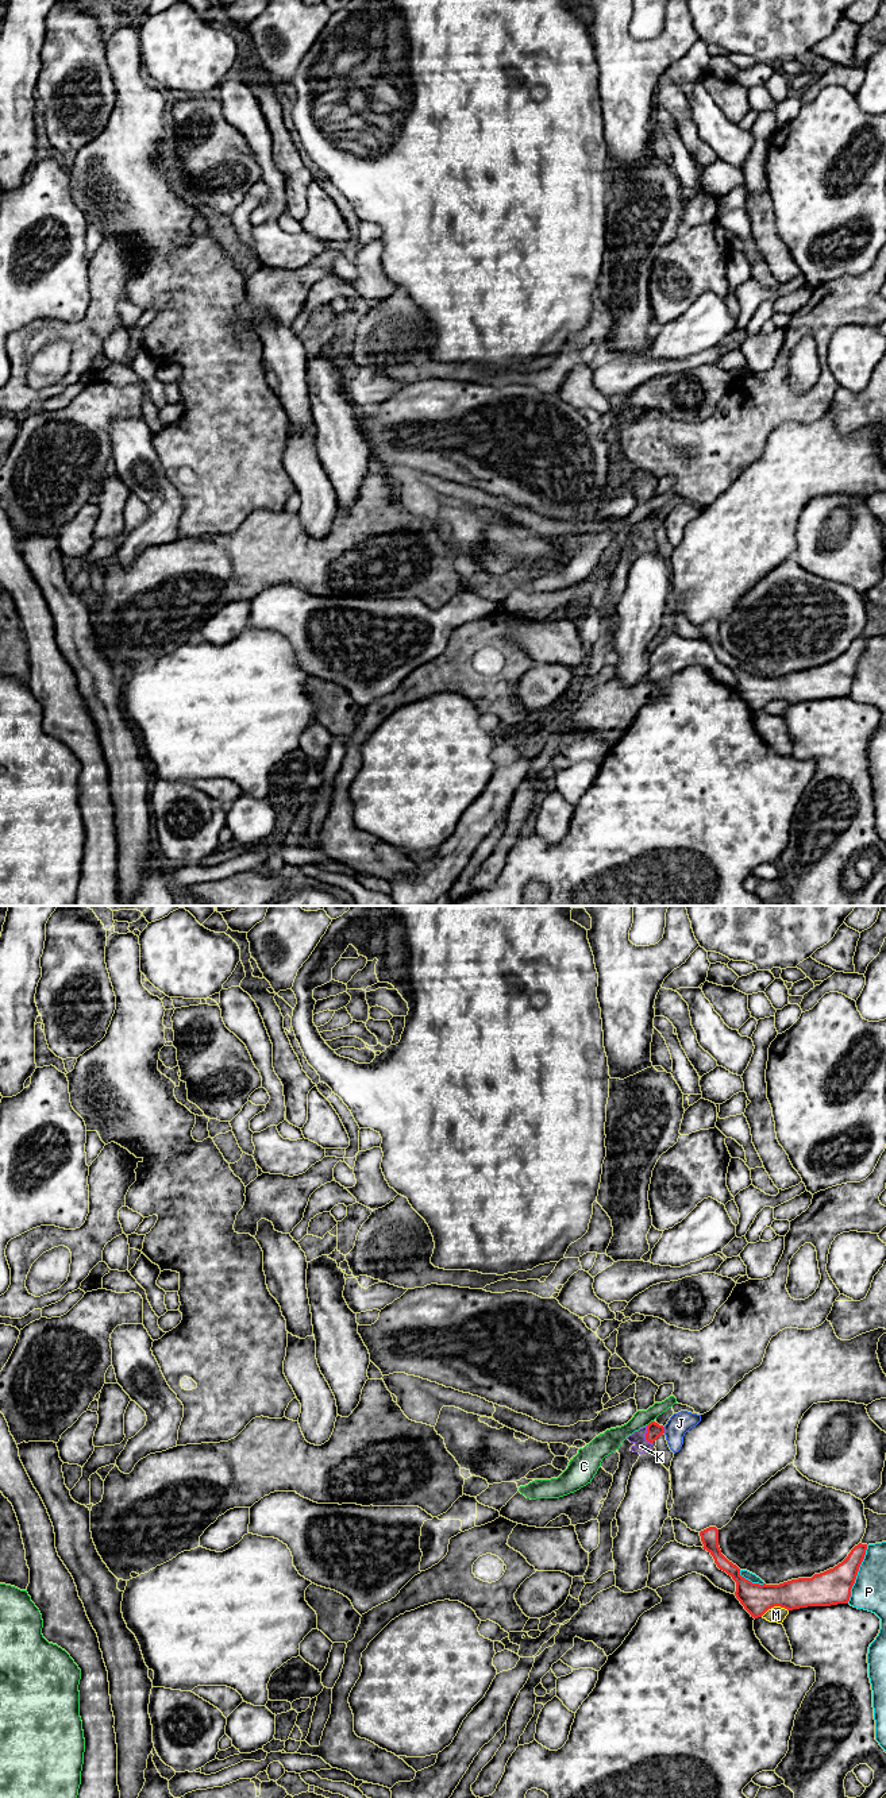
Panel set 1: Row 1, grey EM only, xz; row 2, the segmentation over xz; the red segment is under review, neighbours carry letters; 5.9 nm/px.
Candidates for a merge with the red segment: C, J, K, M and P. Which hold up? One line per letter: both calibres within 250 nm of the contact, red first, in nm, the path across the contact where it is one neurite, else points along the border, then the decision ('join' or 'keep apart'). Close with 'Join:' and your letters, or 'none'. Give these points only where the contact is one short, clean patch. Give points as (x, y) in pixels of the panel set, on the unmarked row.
C: 90/120 nm | keep apart
J: 90/130 nm | keep apart
K: 90/80 nm | across xz (654, 523), (646, 529), (640, 539) | join
M: 180/100 nm | keep apart
P: 220/200 nm | keep apart
Join: K

